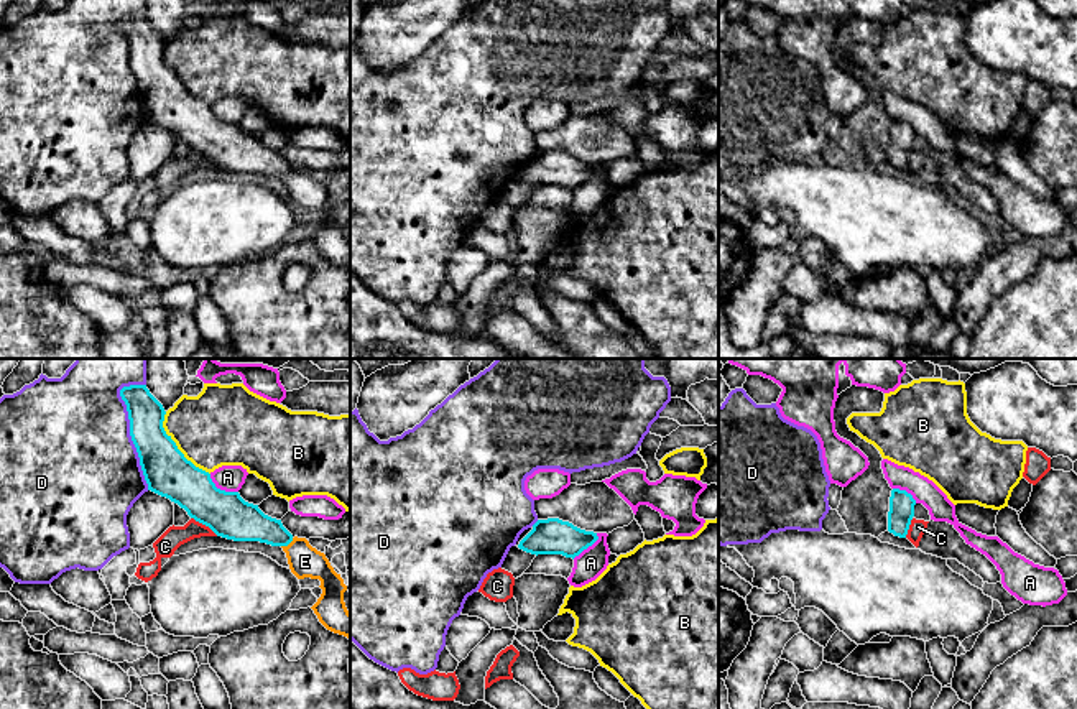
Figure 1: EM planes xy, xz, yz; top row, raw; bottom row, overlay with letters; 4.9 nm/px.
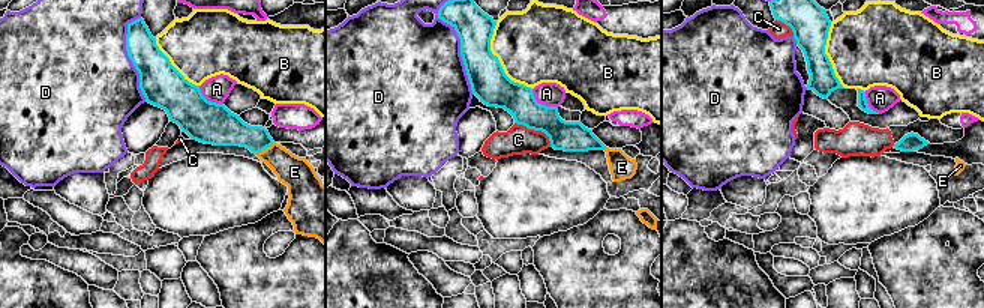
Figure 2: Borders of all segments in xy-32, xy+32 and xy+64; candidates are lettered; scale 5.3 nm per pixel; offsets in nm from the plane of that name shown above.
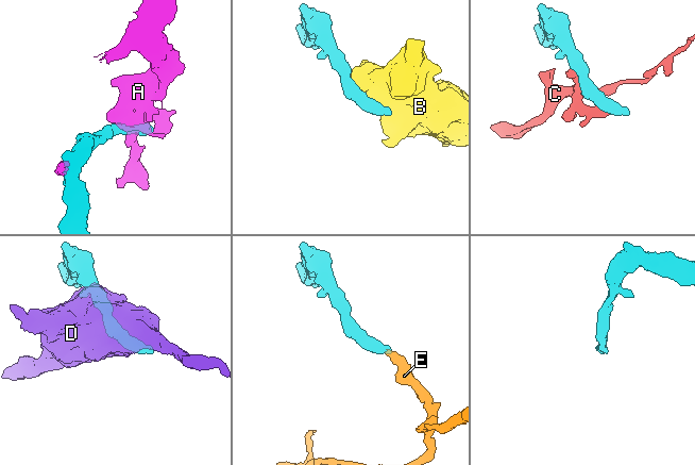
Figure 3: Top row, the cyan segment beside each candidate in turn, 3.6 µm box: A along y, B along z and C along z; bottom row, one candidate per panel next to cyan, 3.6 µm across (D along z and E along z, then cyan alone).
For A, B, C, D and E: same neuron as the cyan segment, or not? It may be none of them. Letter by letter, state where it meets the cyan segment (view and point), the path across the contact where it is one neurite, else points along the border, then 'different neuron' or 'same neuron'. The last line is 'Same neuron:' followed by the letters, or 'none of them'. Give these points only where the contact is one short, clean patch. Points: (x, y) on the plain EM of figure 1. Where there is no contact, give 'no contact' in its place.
A: xy (219, 120) | different neuron
B: xy (176, 78) | along xy (165, 43), (165, 64), (188, 91), (209, 106) | different neuron
C: xy (204, 155) | different neuron
D: xy (130, 66) | different neuron
E: xy (286, 176) | across xy (242, 153), (270, 162), (286, 176), (305, 193) | same neuron
Same neuron: E

